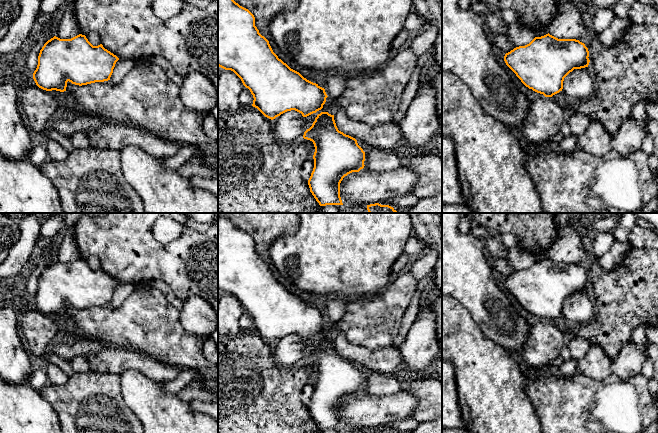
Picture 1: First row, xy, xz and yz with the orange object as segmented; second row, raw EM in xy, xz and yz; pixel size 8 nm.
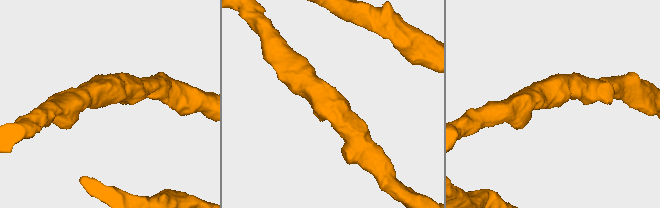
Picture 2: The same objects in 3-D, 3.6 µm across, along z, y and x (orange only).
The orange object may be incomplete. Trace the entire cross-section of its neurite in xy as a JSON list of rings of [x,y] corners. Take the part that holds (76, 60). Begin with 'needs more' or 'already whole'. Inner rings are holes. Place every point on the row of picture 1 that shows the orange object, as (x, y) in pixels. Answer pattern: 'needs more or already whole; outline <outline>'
already whole; outline [[[79,34],[71,39],[60,39],[54,36],[40,50],[33,79],[43,90],[64,92],[68,81],[82,86],[110,80],[118,60],[119,58],[105,49],[102,44],[93,46],[85,35]]]

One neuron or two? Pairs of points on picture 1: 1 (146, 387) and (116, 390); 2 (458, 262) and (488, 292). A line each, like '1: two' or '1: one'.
1: two
2: one

